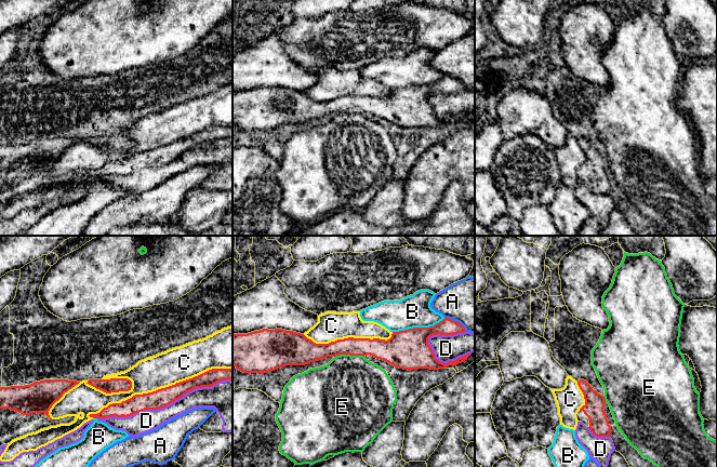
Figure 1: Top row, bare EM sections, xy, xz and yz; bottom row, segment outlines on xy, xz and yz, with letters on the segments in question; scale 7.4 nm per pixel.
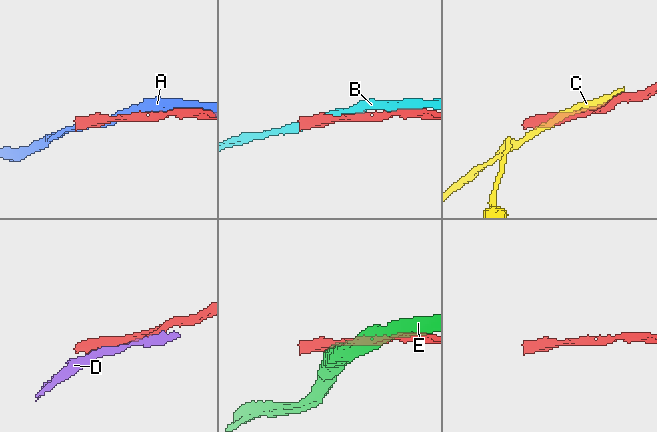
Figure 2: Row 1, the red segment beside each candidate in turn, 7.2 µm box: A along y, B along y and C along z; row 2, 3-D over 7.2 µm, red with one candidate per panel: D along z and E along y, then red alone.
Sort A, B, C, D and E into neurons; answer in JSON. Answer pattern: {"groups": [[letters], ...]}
{"groups": [["A"], ["B"], ["C"], ["D"], ["E"]]}

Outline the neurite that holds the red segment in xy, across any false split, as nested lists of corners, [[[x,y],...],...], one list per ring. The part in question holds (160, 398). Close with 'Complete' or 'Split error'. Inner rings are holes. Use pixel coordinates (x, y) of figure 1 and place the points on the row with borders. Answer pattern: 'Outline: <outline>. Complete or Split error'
Outline: [[[212,369],[175,385],[148,393],[135,395],[121,403],[109,404],[99,413],[89,416],[93,418],[128,417],[145,410],[162,409],[196,388],[211,387],[218,382],[231,378],[233,369]]]. Complete

